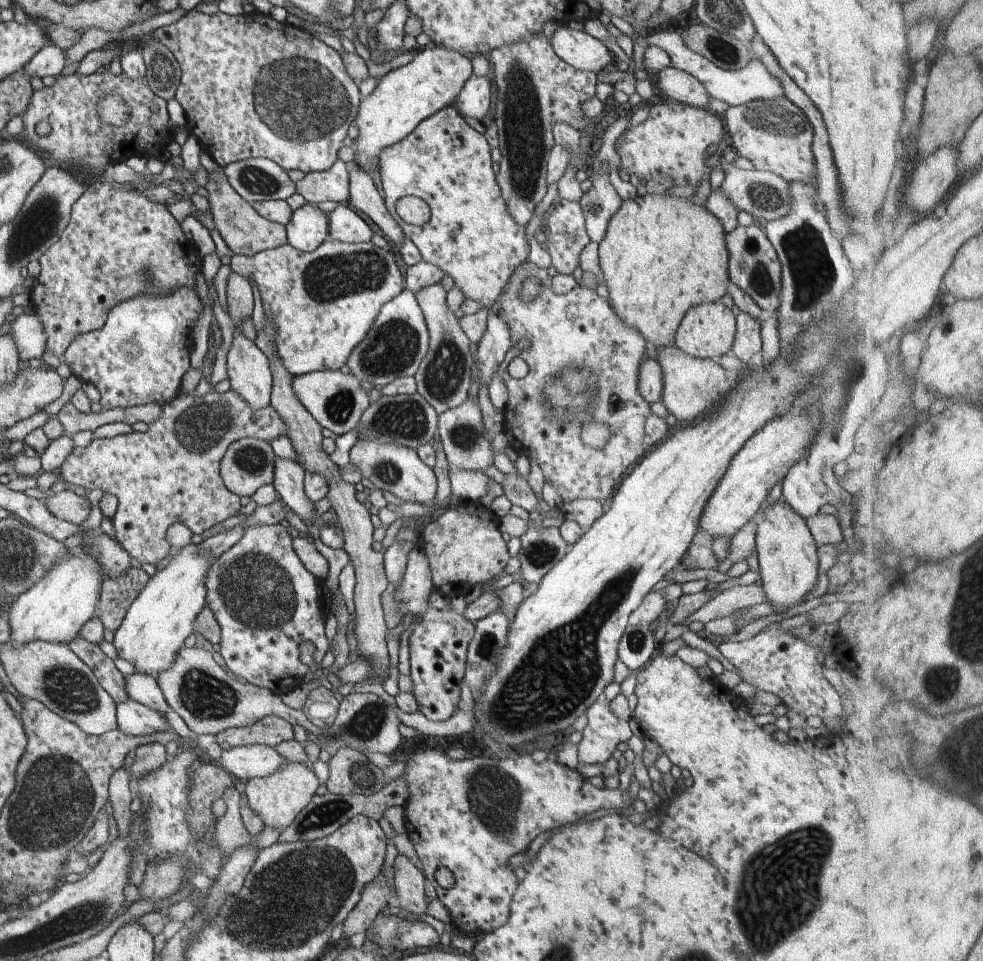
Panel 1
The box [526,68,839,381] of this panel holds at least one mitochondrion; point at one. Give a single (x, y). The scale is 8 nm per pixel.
(773, 118)

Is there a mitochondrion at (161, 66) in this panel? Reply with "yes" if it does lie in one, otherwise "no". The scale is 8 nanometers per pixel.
yes

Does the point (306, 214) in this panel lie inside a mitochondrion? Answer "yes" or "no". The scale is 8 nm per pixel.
no

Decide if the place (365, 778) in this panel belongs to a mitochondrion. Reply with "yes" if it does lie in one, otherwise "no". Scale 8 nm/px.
yes

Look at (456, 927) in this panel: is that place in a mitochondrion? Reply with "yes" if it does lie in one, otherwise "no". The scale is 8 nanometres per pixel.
no

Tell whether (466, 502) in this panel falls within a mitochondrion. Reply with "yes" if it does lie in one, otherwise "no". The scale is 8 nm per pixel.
no

